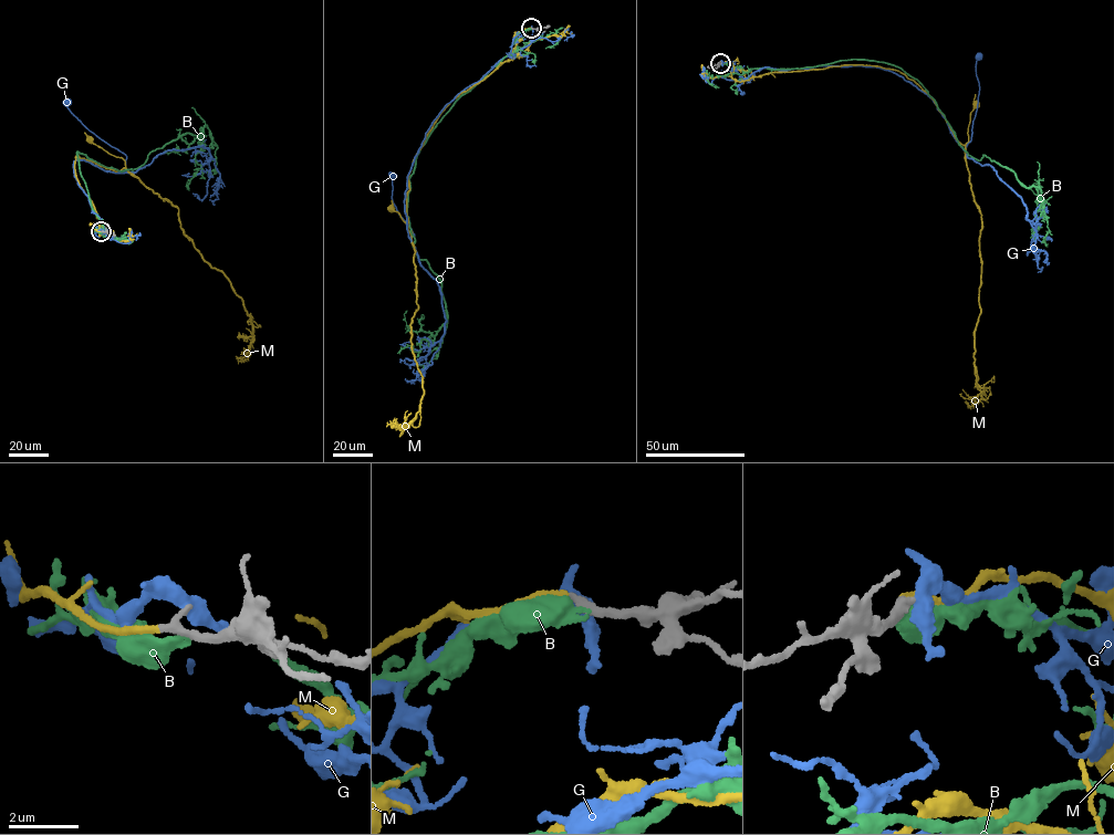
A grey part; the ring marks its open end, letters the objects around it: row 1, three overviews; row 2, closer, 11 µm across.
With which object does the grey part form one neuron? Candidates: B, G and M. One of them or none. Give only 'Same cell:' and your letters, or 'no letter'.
Same cell: M

